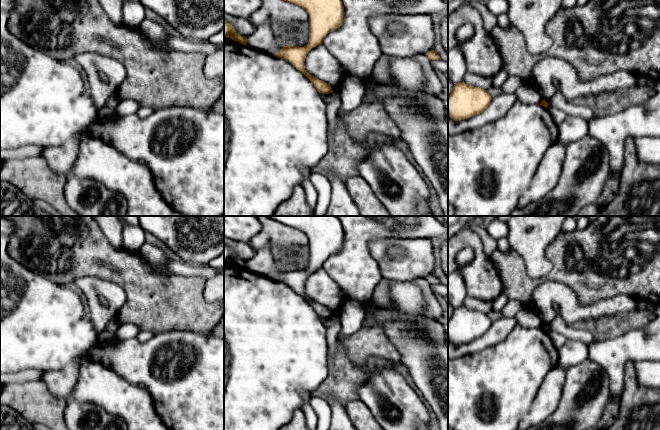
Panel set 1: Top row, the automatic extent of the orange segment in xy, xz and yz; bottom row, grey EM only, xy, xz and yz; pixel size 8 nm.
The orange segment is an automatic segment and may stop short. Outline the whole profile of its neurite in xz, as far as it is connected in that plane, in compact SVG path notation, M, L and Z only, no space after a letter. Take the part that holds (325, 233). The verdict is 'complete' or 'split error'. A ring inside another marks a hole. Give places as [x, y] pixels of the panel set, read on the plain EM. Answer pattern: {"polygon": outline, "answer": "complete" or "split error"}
{"polygon": "M266 216L291 228L302 231L309 239L309 266L304 271L284 270L274 280L284 283L302 296L319 317L329 318L329 308L305 294L308 276L322 268L326 259L338 253L344 243L344 230L337 216Z", "answer": "complete"}

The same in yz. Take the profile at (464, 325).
{"polygon": "M460 306L448 320L448 340L454 345L468 343L482 337L491 327L487 314Z", "answer": "complete"}

